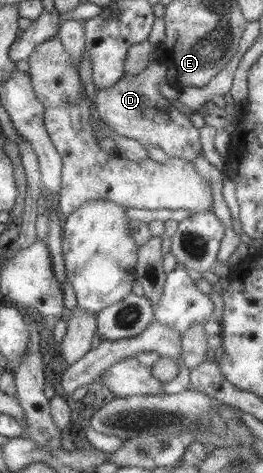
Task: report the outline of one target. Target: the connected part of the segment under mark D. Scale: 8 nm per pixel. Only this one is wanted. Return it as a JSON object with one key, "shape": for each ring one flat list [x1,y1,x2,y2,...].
{"shape":[[152,59,151,63,137,75,126,74,122,80,119,80,110,88,97,88,95,98,100,116,111,129,122,136,132,138,139,141,142,146,148,150,151,146,159,146,160,150,172,158,182,158,193,163,197,154,201,152,200,144,198,144,198,130,190,124,190,120,186,115,178,114,178,110,170,104,171,100,166,100,160,93,161,82,169,82,167,67,162,63]]}

